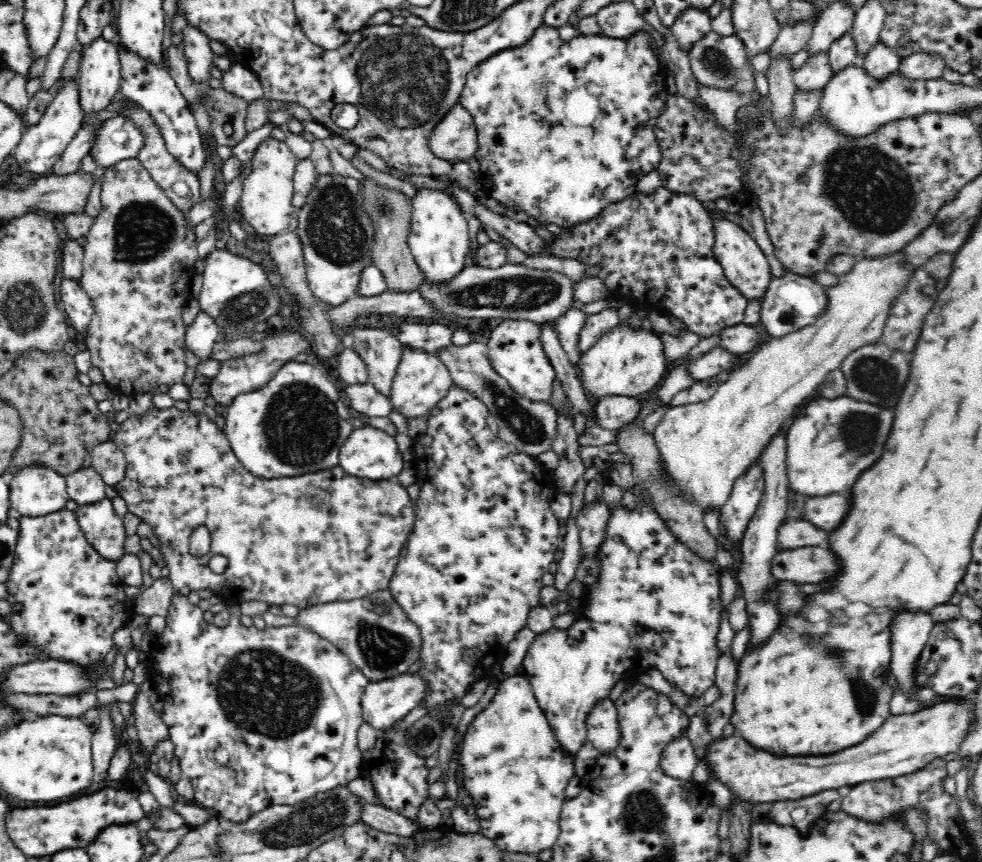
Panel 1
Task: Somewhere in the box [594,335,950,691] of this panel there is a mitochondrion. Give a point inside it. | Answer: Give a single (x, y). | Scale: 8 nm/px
(876, 376)

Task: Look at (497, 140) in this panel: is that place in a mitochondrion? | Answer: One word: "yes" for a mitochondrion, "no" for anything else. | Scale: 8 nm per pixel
no

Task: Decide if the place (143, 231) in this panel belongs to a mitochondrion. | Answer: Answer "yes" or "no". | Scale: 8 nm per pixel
yes

